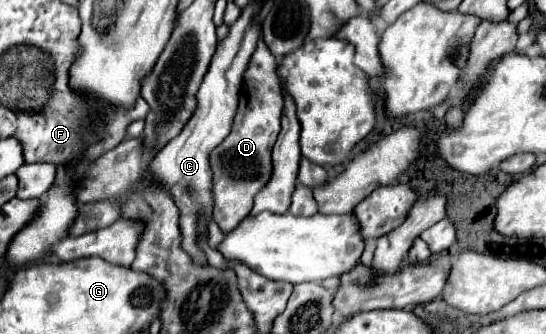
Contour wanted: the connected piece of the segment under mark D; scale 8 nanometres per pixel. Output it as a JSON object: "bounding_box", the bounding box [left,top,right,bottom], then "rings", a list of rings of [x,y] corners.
{"bounding_box":[212,40,284,234],"rings":[[[258,40],[258,46],[250,58],[250,66],[244,74],[240,106],[234,116],[232,132],[226,140],[214,148],[212,166],[214,166],[214,222],[226,234],[238,226],[252,210],[254,196],[264,188],[272,174],[272,146],[280,130],[280,116],[284,108],[284,96],[280,78],[276,76],[276,58],[270,54],[268,46]]]}

